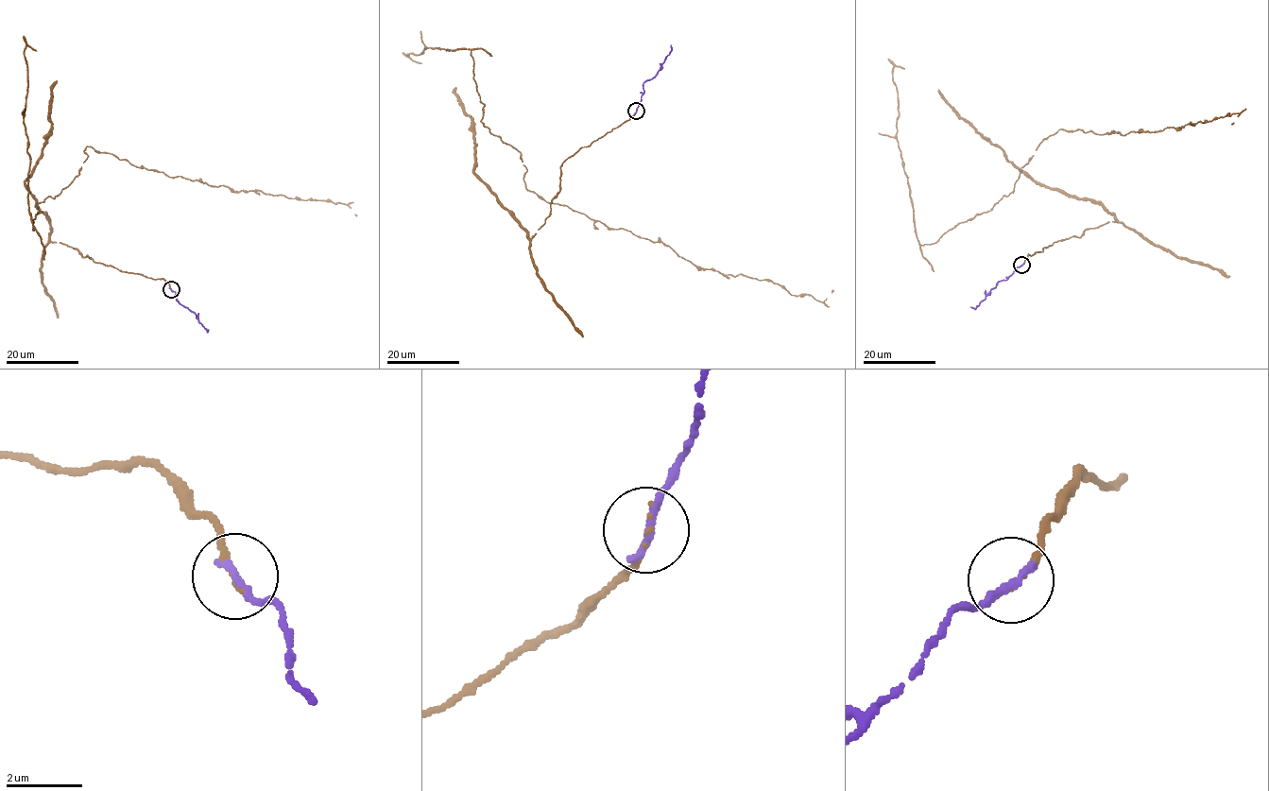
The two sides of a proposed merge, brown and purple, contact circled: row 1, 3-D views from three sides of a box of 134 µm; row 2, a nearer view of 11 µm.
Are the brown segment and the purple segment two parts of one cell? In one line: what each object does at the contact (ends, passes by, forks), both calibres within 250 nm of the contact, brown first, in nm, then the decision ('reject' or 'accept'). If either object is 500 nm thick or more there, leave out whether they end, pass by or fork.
brown ends | purple ends | 100/240 nm | accept

